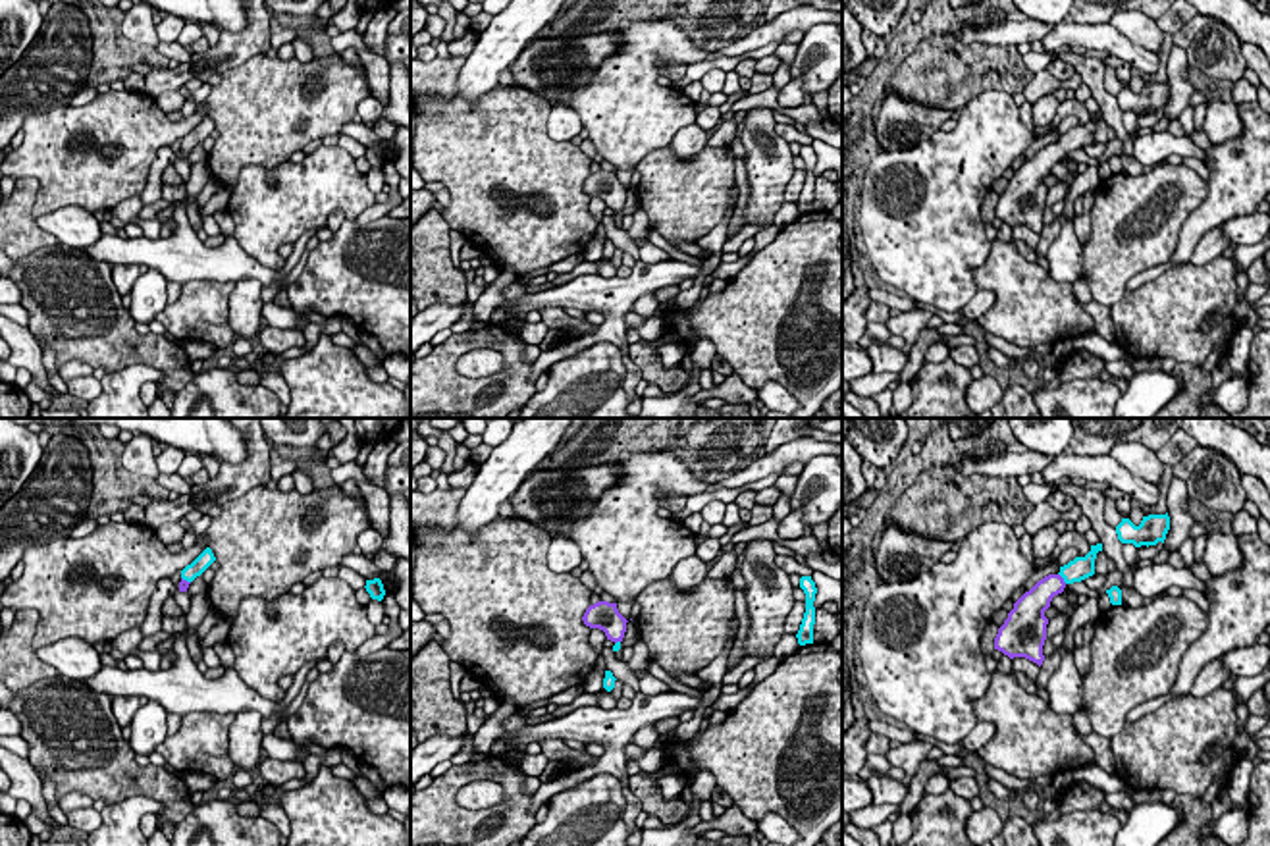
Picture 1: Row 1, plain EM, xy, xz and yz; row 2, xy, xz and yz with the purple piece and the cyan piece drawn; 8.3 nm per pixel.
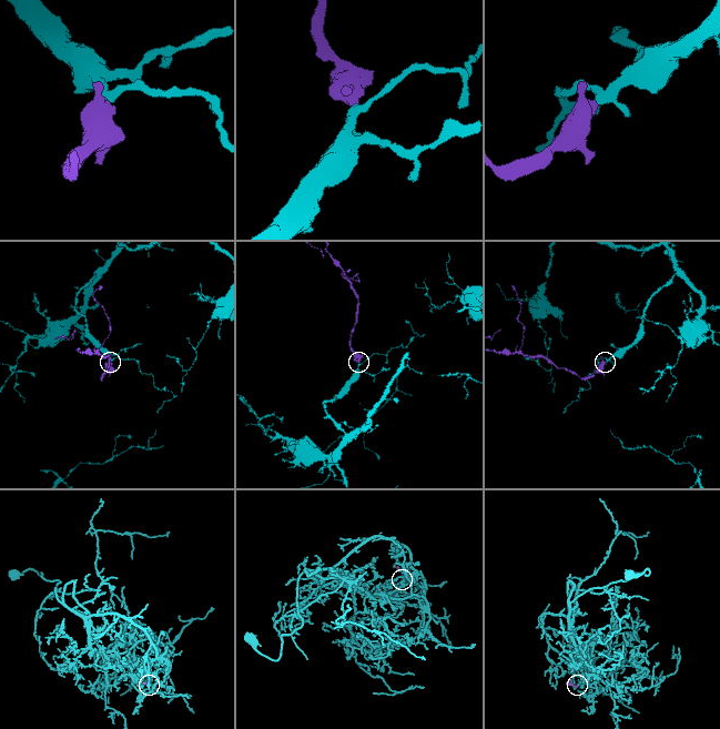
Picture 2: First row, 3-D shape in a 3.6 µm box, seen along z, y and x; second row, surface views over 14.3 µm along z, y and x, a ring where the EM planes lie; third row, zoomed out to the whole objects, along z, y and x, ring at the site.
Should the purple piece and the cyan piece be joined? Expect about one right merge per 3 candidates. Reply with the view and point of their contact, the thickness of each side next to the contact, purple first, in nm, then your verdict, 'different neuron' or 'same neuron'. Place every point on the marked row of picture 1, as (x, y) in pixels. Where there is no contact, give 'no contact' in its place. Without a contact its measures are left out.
yz (1062, 579) | 200/190 nm | same neuron

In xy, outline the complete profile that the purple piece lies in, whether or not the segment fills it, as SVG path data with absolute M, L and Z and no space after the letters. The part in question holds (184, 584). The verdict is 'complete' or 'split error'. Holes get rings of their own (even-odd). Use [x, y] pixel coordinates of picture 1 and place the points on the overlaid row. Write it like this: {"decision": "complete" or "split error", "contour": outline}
{"decision": "split error", "contour": "M206 547L191 565L181 570L179 592L187 592L189 584L200 576L216 561L210 547Z"}

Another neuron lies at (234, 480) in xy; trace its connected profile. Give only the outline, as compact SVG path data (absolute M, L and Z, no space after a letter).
M227 418L247 439L247 459L241 464L220 463L220 472L202 486L173 501L160 501L145 507L145 524L158 528L166 522L179 522L189 511L208 513L212 505L224 505L243 497L247 491L270 482L270 443L260 418Z

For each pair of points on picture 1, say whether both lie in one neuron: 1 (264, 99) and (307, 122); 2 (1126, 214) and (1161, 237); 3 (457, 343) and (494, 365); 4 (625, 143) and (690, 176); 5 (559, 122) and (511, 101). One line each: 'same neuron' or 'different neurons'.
1: same neuron
2: same neuron
3: different neurons
4: different neurons
5: different neurons

